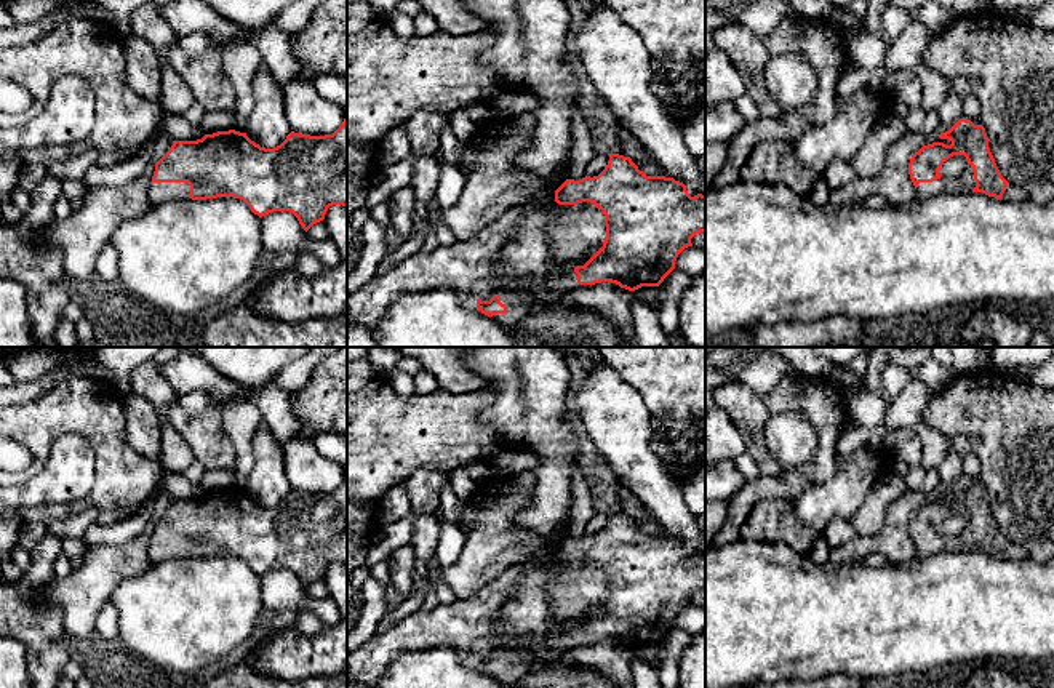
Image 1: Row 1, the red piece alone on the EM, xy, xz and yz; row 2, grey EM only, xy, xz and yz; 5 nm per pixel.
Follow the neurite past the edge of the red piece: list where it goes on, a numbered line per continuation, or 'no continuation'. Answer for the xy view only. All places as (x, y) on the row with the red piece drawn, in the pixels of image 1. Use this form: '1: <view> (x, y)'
1: xy (159, 192)

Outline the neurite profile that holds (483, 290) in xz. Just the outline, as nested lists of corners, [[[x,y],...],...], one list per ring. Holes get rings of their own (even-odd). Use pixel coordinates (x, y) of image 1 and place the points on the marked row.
[[[486,280],[486,282],[475,282],[469,291],[477,299],[489,301],[496,294],[497,290],[499,288],[493,280]]]

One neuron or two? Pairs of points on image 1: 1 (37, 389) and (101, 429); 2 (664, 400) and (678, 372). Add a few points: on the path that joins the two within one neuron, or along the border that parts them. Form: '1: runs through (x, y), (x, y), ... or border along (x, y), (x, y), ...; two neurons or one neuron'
1: border along (77, 376), (66, 378), (24, 404); two neurons
2: runs through (670, 394), (678, 386), (678, 378); one neuron

